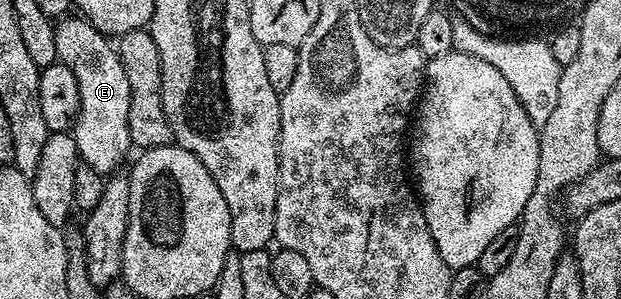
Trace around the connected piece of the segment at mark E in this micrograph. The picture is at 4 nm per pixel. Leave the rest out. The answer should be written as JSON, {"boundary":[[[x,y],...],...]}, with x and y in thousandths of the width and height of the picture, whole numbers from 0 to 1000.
{"boundary":[[[101,57],[90,84],[90,174],[100,211],[121,247],[129,298],[130,368],[119,401],[116,452],[130,545],[159,582],[177,582],[198,559],[196,532],[213,508],[206,448],[206,365],[211,338],[206,261],[188,164],[176,124],[155,100],[134,57]]]}

